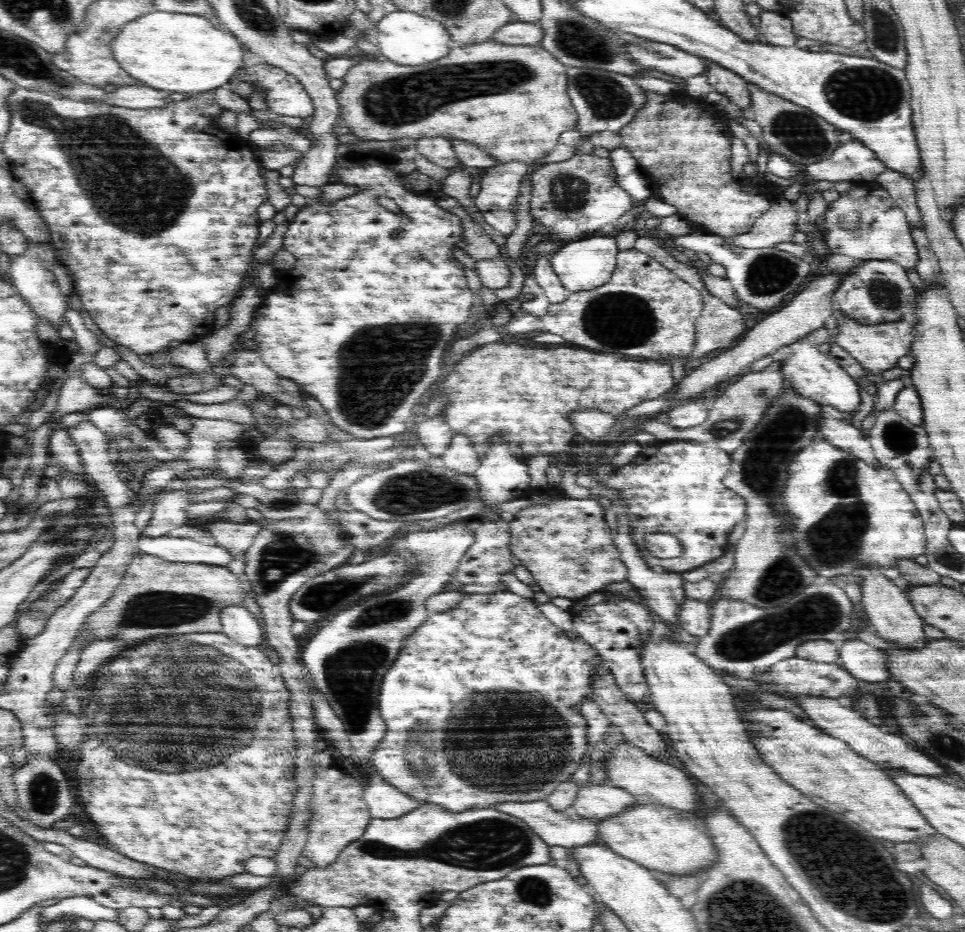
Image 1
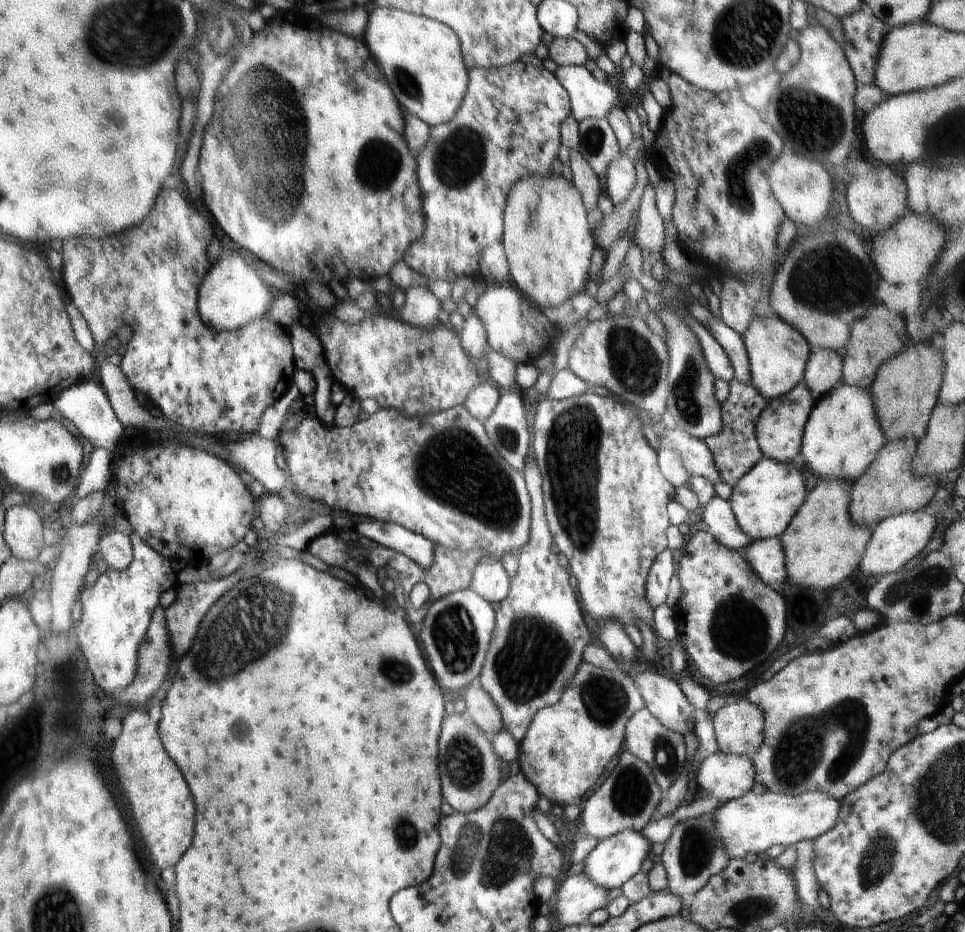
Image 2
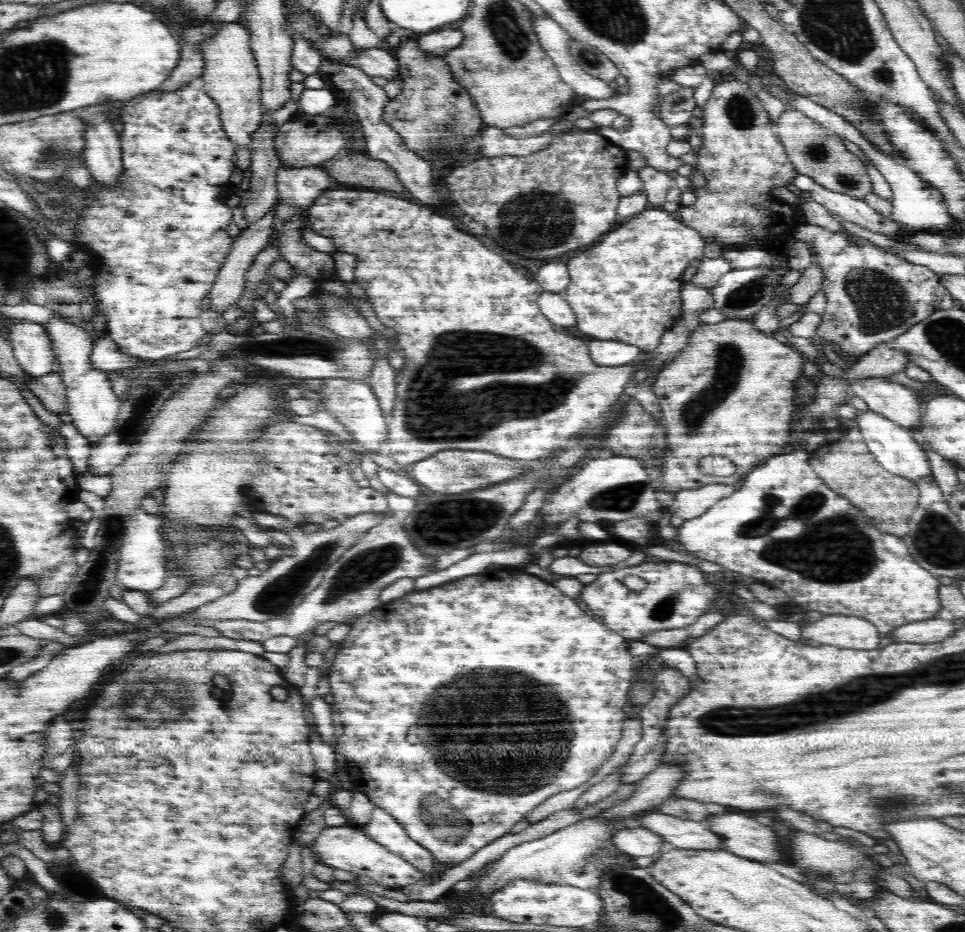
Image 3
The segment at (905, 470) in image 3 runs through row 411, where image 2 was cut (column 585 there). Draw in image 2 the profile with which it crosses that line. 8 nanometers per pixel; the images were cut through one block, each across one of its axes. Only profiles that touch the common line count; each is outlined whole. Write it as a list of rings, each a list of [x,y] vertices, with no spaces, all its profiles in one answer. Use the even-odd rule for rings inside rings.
[[[635,828],[617,832],[614,836],[602,840],[587,855],[584,859],[584,874],[592,882],[596,882],[596,886],[602,886],[609,893],[619,893],[619,888],[622,888],[625,882],[641,870],[644,859],[652,856],[651,845],[652,843],[646,840],[642,831],[638,832]]]

